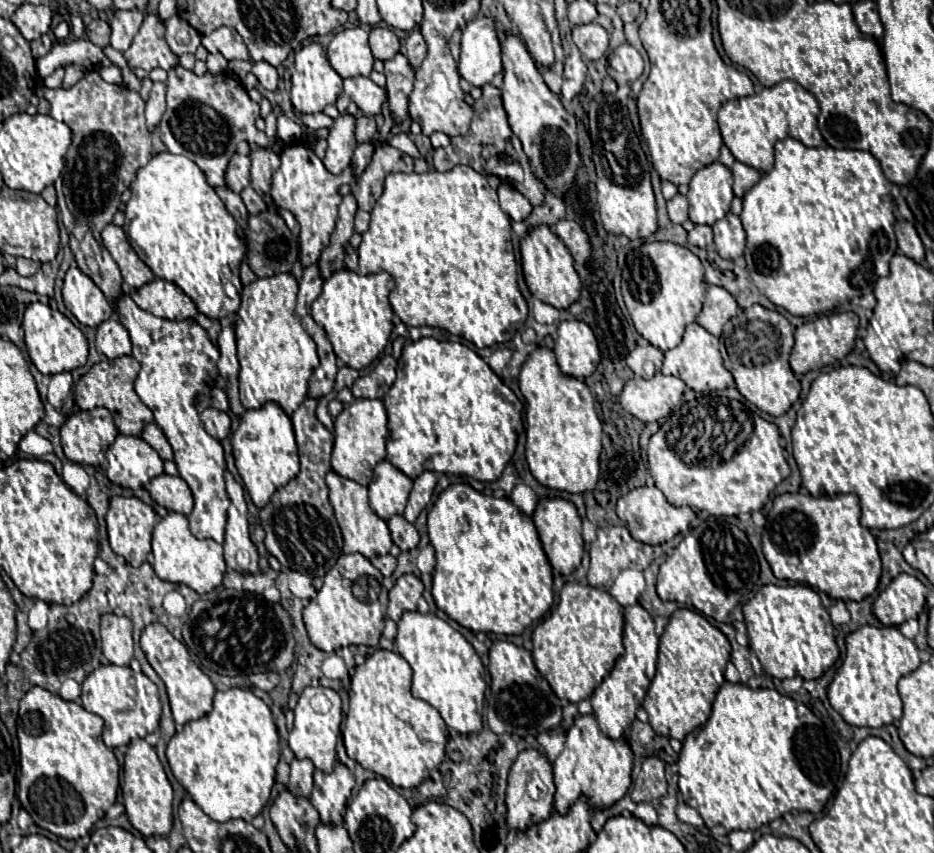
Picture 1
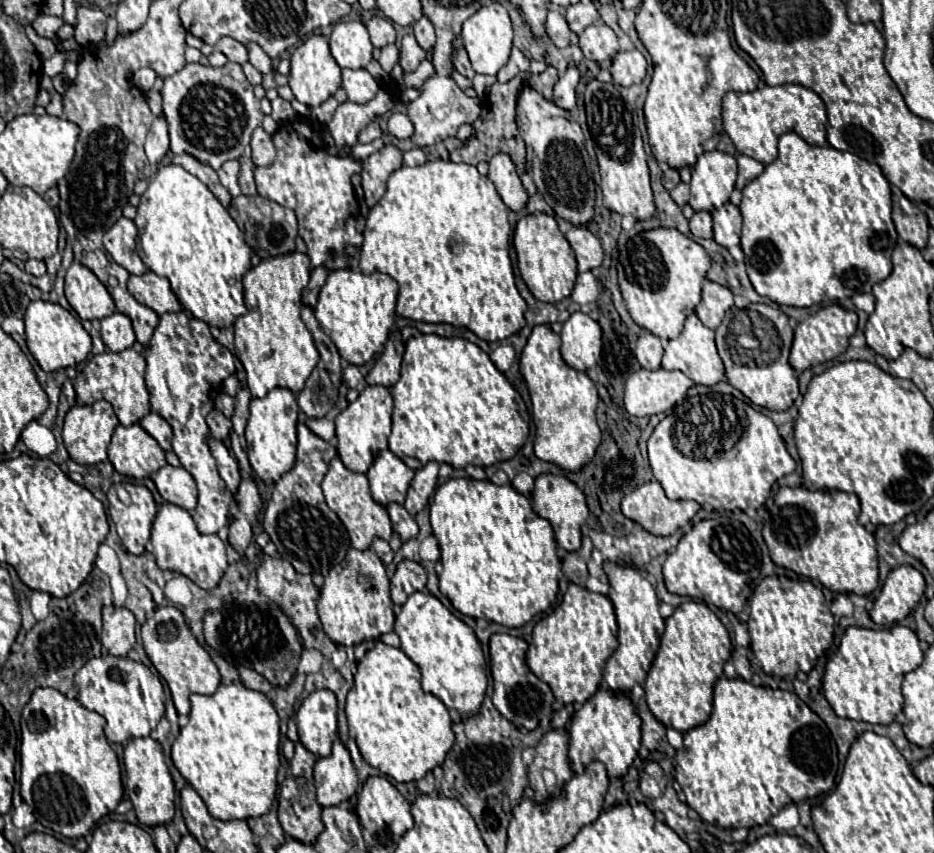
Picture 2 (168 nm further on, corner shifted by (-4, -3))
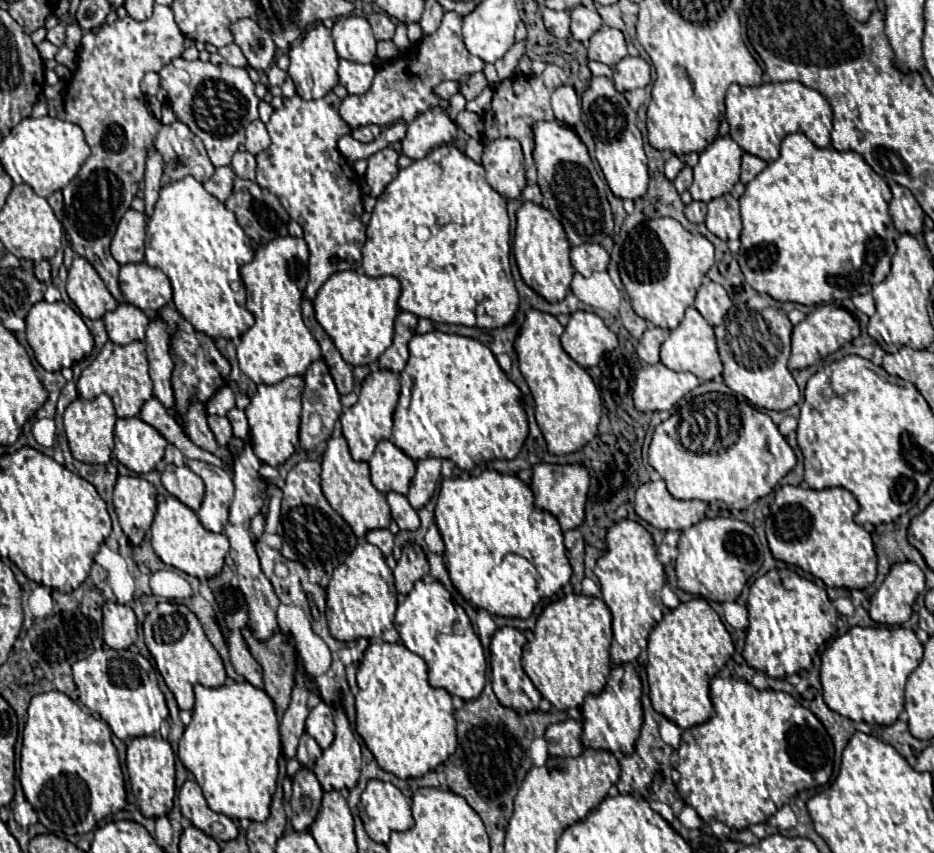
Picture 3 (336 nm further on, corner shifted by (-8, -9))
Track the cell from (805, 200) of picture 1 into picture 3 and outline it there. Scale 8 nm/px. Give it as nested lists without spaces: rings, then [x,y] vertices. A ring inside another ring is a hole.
[[[794,133],[788,135],[782,145],[780,145],[780,157],[776,161],[770,161],[768,167],[756,175],[756,179],[752,179],[746,185],[744,195],[740,197],[740,213],[742,213],[742,247],[740,247],[740,255],[738,255],[738,263],[740,269],[746,277],[746,281],[750,283],[752,289],[756,289],[762,295],[770,295],[772,299],[780,301],[780,303],[800,303],[806,307],[814,307],[814,305],[822,305],[822,303],[830,303],[830,301],[842,301],[842,299],[850,299],[854,295],[864,295],[870,293],[872,287],[876,283],[882,283],[886,279],[886,275],[890,273],[890,259],[896,253],[896,227],[892,223],[892,217],[888,213],[888,205],[890,205],[890,187],[888,183],[870,169],[870,165],[866,165],[866,161],[854,153],[854,151],[846,151],[840,153],[832,147],[826,149],[818,149],[814,147],[814,143],[804,135],[804,133]]]

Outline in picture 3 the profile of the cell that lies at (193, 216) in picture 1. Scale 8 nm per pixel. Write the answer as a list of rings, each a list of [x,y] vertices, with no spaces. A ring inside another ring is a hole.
[[[184,177],[180,181],[172,181],[160,189],[160,197],[154,205],[154,213],[148,217],[146,223],[146,263],[164,271],[172,283],[174,291],[174,305],[178,313],[196,329],[206,333],[212,339],[224,337],[238,341],[240,335],[252,325],[250,313],[244,309],[244,285],[240,277],[240,267],[254,259],[254,251],[242,227],[236,223],[232,211],[224,207],[214,195],[206,193],[202,183],[194,177]]]

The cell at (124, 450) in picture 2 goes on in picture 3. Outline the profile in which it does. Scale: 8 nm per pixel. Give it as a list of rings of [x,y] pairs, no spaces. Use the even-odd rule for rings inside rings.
[[[140,417],[118,419],[116,421],[116,459],[130,471],[144,475],[154,469],[164,459],[166,439]]]

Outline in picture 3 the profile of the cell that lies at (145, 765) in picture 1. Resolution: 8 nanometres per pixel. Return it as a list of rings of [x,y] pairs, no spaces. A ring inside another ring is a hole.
[[[136,737],[128,745],[128,777],[132,783],[132,793],[138,797],[138,807],[144,817],[156,819],[170,813],[176,787],[174,787],[174,751],[168,741],[158,737]]]

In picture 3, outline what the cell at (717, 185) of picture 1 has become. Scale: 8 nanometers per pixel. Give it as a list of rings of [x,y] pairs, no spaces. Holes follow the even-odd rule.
[[[716,137],[714,143],[704,153],[700,153],[700,161],[694,167],[694,183],[690,187],[692,199],[708,203],[712,199],[718,199],[722,195],[730,193],[734,183],[738,183],[738,179],[740,179],[740,159],[742,159],[742,153],[744,151],[730,137]]]

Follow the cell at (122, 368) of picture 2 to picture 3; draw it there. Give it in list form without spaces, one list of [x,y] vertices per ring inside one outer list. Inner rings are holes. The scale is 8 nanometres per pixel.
[[[108,341],[104,345],[104,349],[98,353],[98,357],[92,361],[92,365],[88,365],[82,371],[76,387],[78,387],[80,397],[86,401],[92,401],[100,393],[106,393],[116,407],[116,415],[122,419],[138,417],[142,405],[146,401],[150,401],[150,397],[152,397],[152,381],[148,375],[148,361],[146,361],[146,353],[144,353],[144,343],[134,341],[130,345],[114,345]]]

